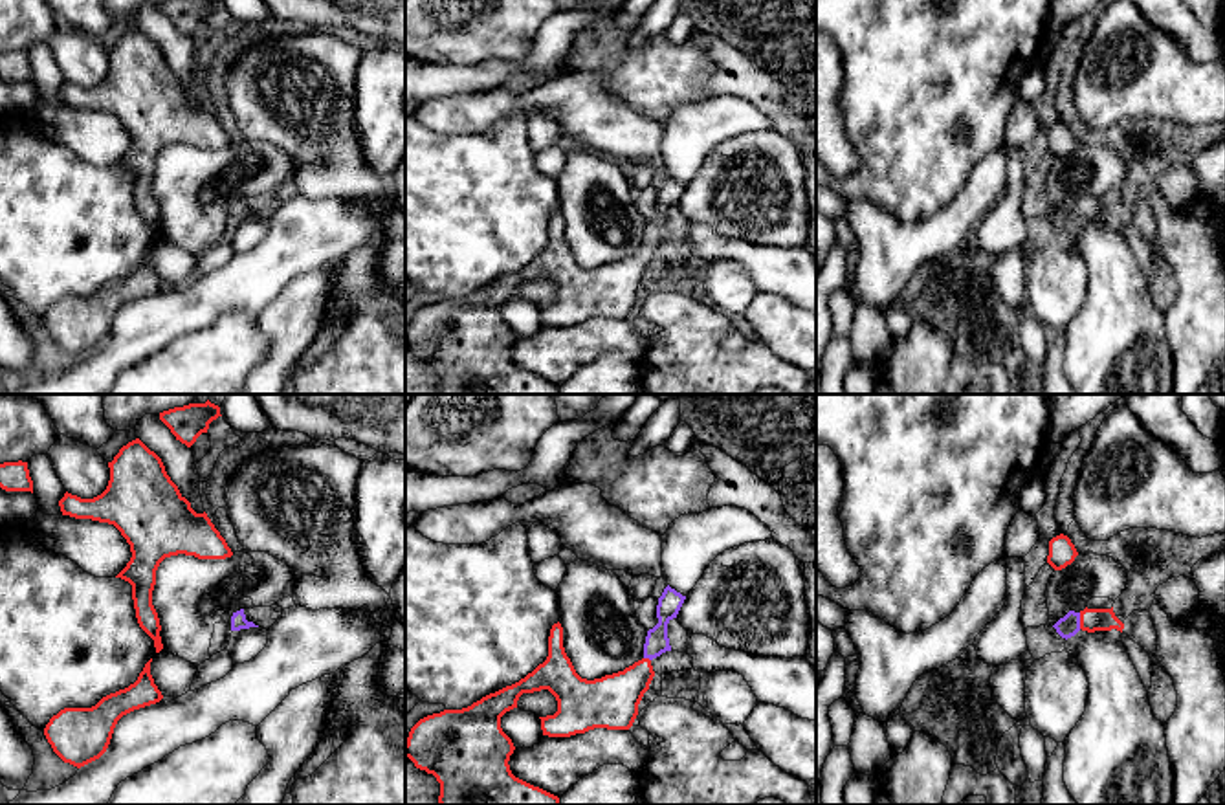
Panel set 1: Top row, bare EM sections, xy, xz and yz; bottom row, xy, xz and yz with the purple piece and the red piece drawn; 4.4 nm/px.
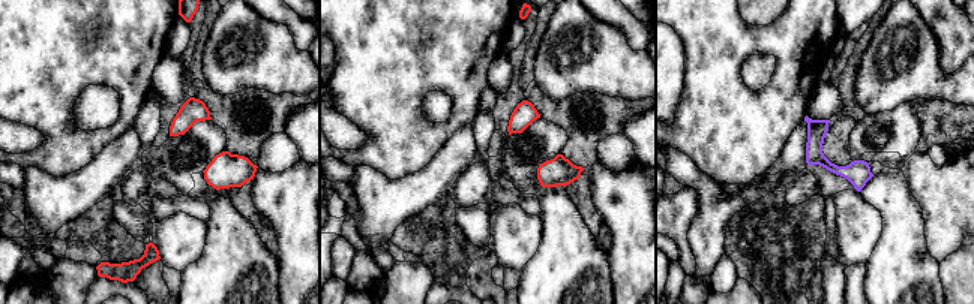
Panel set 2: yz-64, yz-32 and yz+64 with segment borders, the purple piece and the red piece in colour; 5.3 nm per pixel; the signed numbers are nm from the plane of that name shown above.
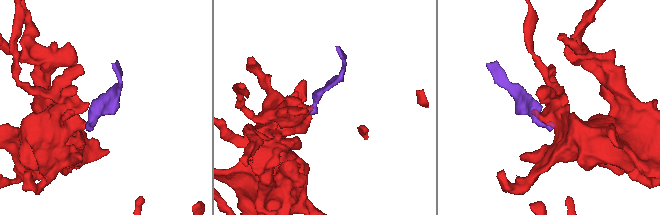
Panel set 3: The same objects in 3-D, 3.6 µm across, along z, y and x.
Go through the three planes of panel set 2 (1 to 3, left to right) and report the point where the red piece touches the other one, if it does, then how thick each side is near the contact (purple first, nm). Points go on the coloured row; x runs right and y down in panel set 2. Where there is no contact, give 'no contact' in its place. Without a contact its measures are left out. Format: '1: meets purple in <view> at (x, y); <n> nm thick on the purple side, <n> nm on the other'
1: no contact
2: no contact
3: no contact

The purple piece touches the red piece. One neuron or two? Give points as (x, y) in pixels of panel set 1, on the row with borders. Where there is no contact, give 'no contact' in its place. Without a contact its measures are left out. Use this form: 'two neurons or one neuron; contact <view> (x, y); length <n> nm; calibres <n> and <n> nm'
one neuron; contact yz (1079, 620); length 70 nm; calibres 90 and 100 nm

